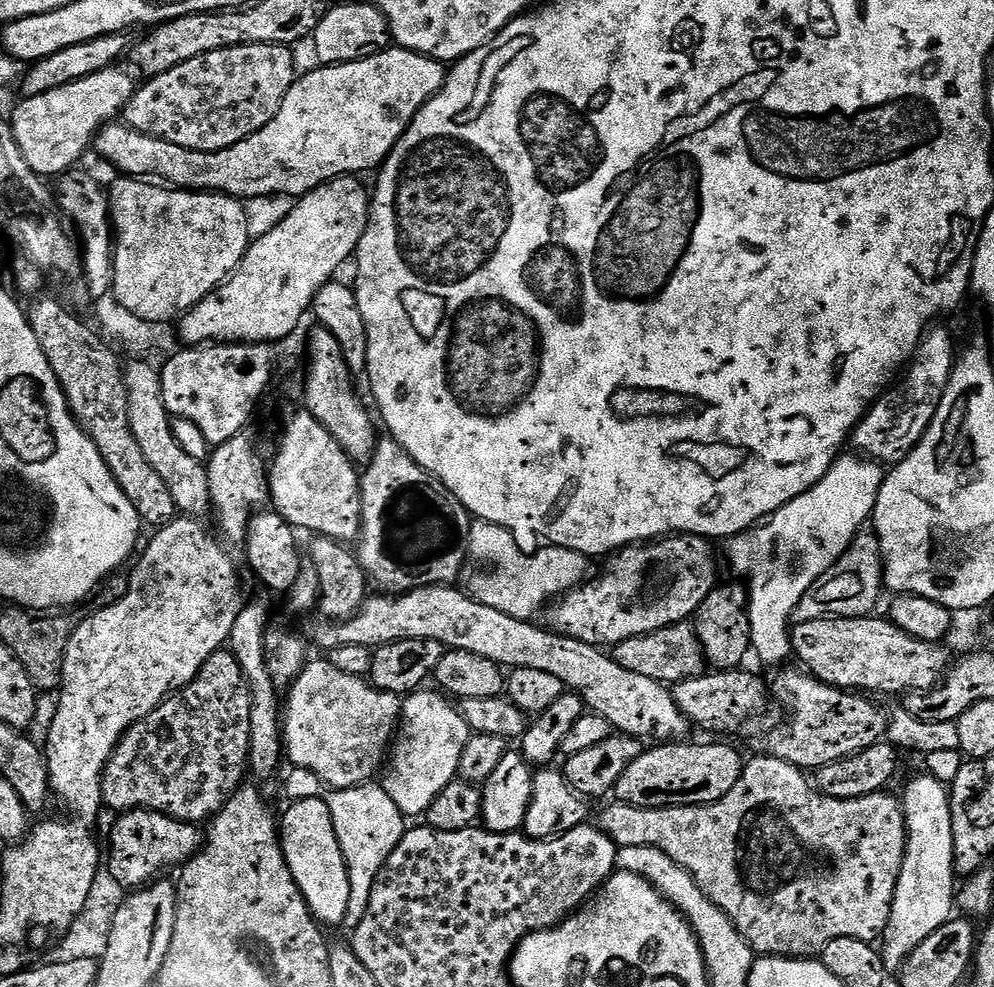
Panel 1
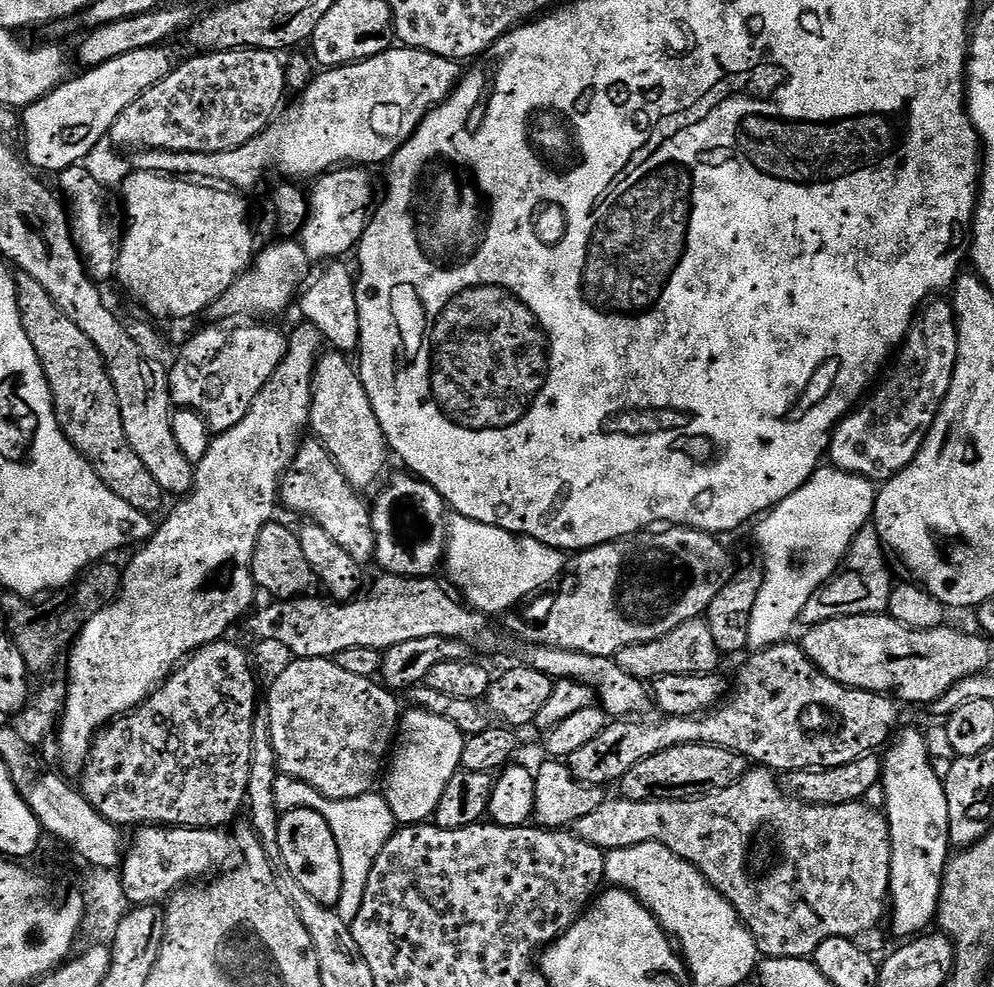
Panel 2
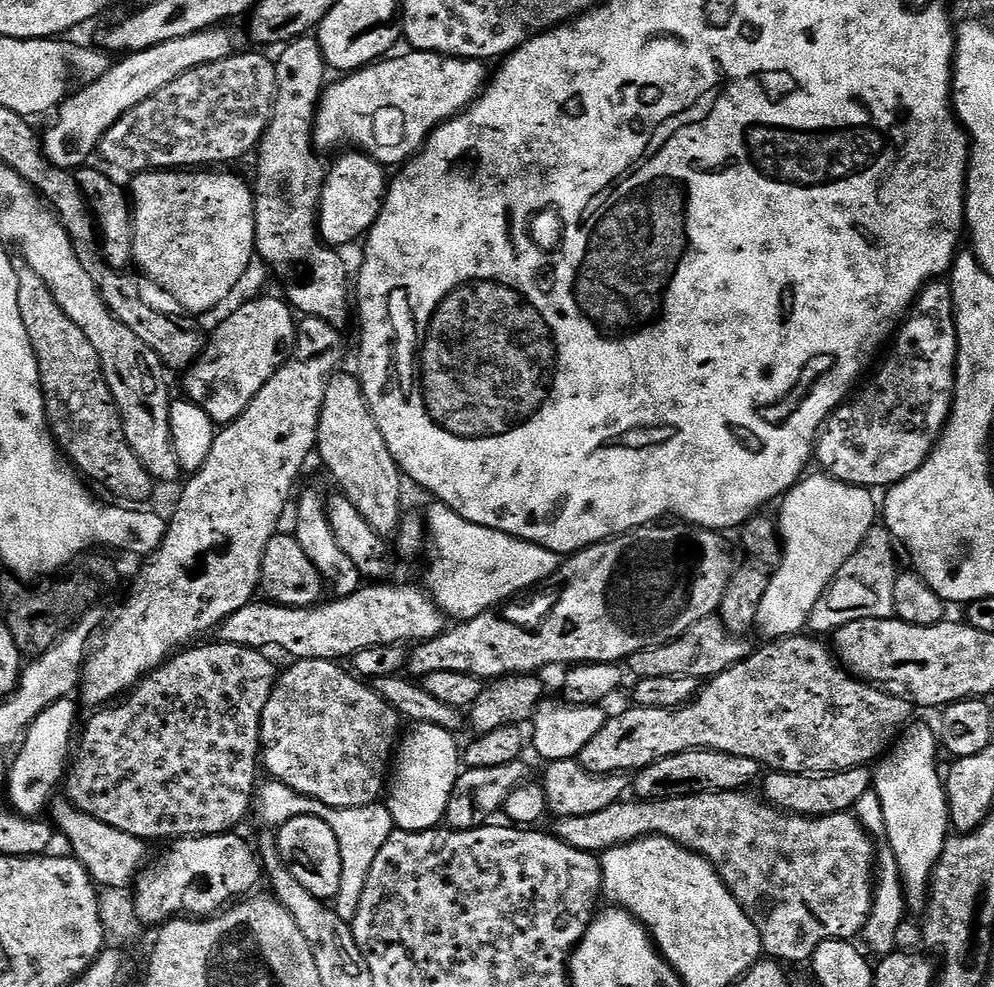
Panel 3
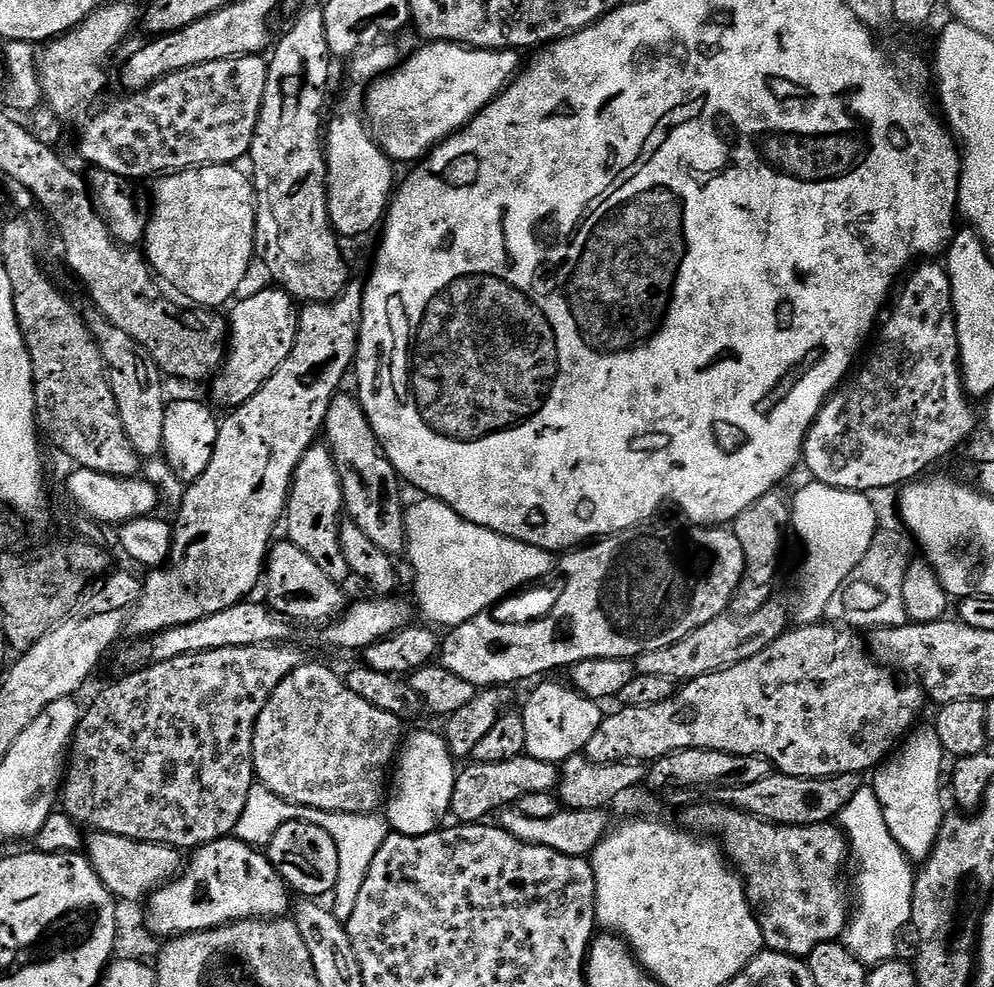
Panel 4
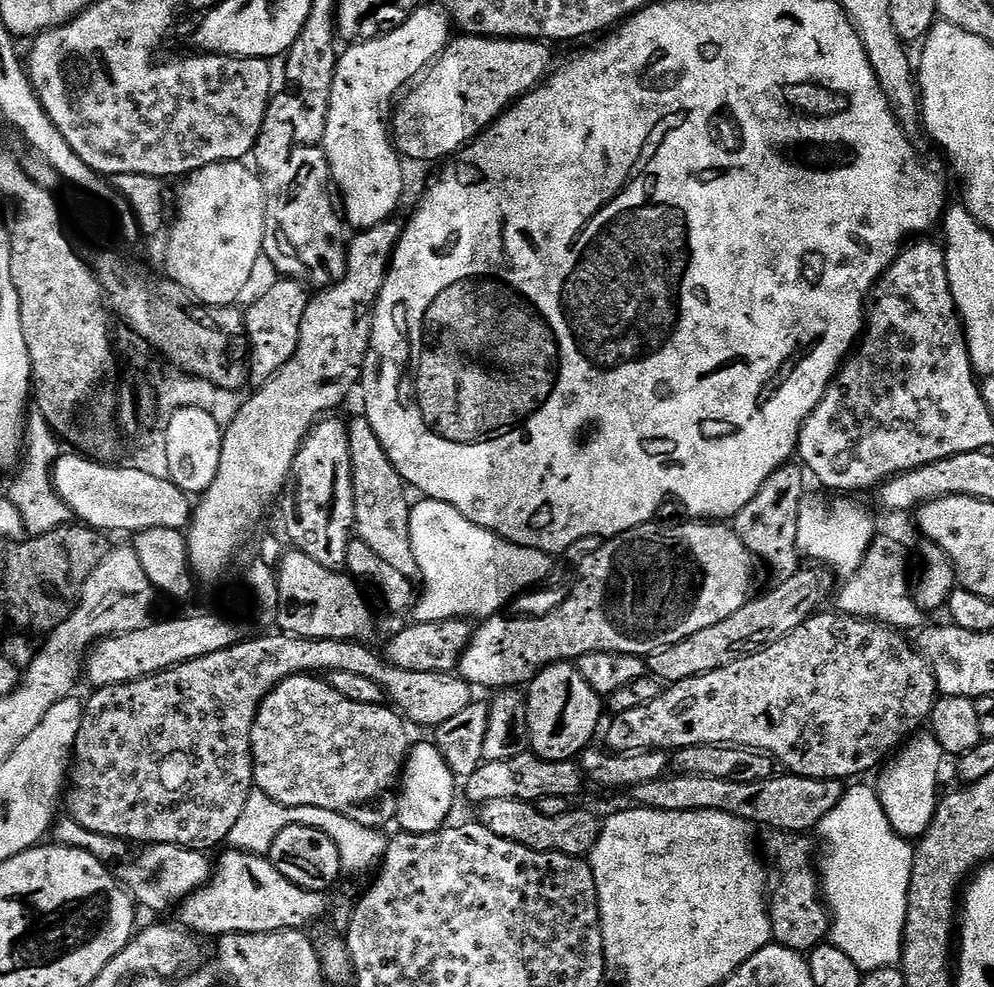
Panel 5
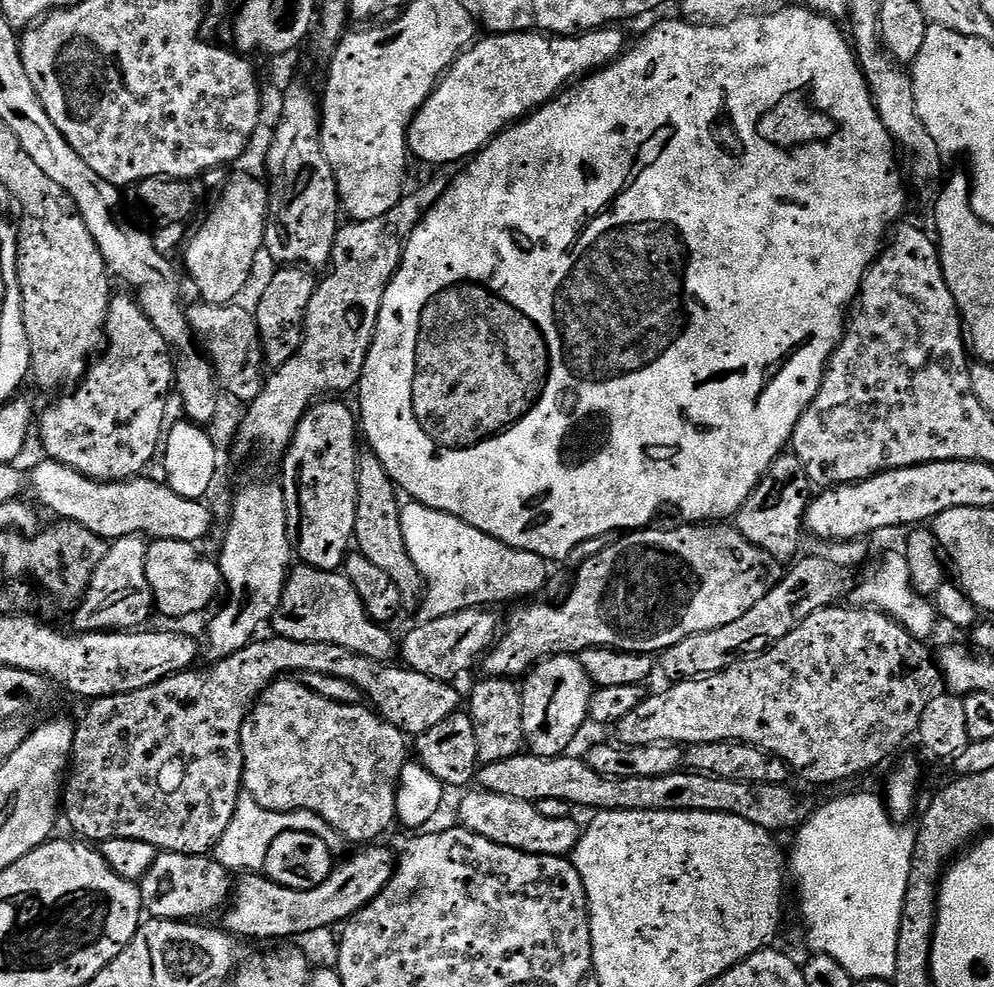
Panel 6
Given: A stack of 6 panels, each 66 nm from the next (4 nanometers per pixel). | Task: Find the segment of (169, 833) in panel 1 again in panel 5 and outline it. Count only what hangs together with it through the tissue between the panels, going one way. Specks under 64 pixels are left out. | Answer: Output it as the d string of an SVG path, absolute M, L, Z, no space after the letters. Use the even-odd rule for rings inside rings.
M227 851L219 853L220 861L218 859L215 861L212 879L197 892L191 892L179 905L179 923L189 932L195 932L202 938L207 936L219 938L235 932L262 934L263 932L280 932L283 928L304 930L309 927L307 924L314 923L324 911L324 915L329 911L330 904L324 901L325 893L311 892L290 882L290 878L278 874L278 870L272 865L267 855L256 856L252 852Z

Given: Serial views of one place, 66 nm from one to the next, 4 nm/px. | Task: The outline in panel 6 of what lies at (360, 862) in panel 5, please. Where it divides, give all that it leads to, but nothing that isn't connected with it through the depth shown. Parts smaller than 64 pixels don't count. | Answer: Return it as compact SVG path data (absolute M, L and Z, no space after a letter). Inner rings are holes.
M244 794L241 795L238 806L234 810L234 818L230 826L226 826L226 834L222 834L222 838L216 843L215 859L220 861L223 868L229 870L244 868L240 870L248 874L259 873L266 862L266 854L270 854L270 846L274 838L287 832L312 832L330 846L336 846L336 843L341 843L342 840L335 828L313 812L275 812L263 808L254 797Z

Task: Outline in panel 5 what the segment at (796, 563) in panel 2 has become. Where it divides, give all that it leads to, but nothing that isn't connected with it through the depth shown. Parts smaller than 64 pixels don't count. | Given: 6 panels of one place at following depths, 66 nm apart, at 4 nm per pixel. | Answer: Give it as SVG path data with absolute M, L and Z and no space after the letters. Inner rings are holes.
M812 498L805 499L804 505L800 507L800 517L798 518L798 549L805 557L808 556L812 560L825 560L828 564L833 564L834 567L837 568L838 571L841 572L841 577L847 578L853 576L854 573L858 570L858 566L862 566L862 562L864 561L864 555L868 553L868 547L872 544L874 537L877 535L878 529L872 525L872 518L870 515L866 514L860 508L840 508L838 506L831 508L830 505L827 504L824 500L812 500Z

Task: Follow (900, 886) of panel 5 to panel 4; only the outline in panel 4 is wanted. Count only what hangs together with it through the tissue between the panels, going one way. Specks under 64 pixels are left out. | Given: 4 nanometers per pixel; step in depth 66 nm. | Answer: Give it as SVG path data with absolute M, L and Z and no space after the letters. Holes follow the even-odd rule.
M861 786L858 794L846 802L846 806L840 811L838 827L848 840L851 863L856 863L856 892L854 888L854 907L848 918L848 927L844 929L842 943L844 947L854 954L866 966L875 966L893 959L897 955L896 939L900 931L912 918L912 895L916 885L916 872L913 861L894 842L894 834L890 834L890 826L886 826L886 818L882 814L882 806L876 797L876 791L870 786Z

